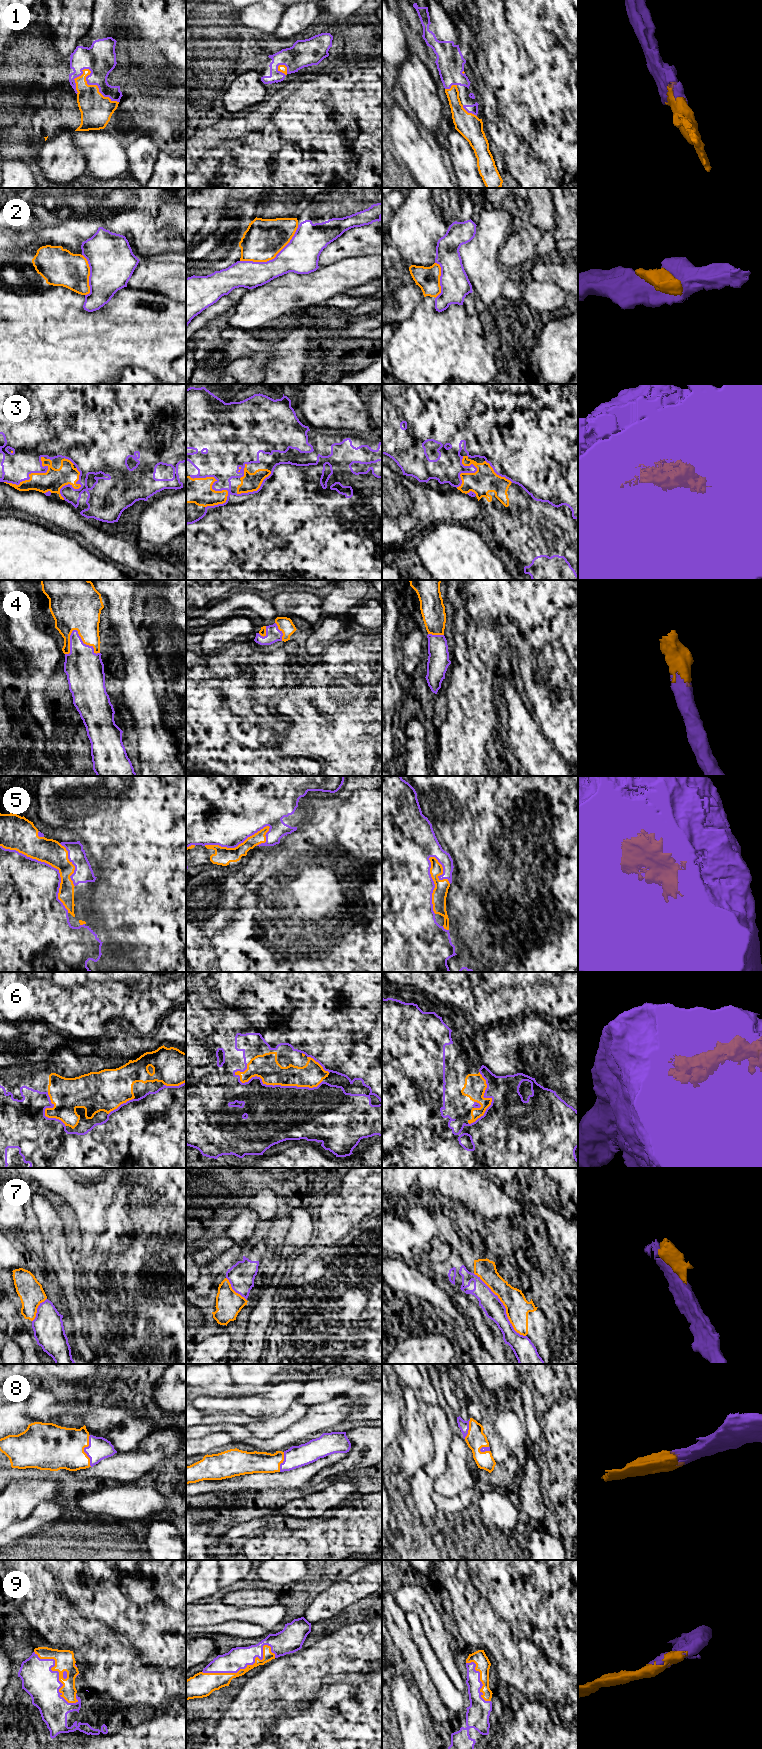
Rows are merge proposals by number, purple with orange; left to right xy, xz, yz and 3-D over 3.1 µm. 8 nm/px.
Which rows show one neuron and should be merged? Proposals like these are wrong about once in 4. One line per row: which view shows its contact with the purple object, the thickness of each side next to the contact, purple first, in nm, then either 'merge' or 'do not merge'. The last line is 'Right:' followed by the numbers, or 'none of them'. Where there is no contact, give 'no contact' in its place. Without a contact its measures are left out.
1: xy | 240/260 nm | merge
2: xz | 280/320 nm | do not merge
3: xz | 300/200 nm | merge
4: xy | 300/300 nm | merge
5: xy | 480/200 nm | merge
6: xz | 460/200 nm | merge
7: yz | 160/190 nm | do not merge
8: xy | 180/360 nm | merge
9: xz | 180/110 nm | merge
Right: 1, 3, 4, 5, 6, 8, 9

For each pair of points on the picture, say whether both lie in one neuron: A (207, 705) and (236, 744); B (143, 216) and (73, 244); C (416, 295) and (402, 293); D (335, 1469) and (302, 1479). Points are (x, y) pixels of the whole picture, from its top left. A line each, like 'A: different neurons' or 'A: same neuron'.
A: same neuron
B: same neuron
C: same neuron
D: different neurons

